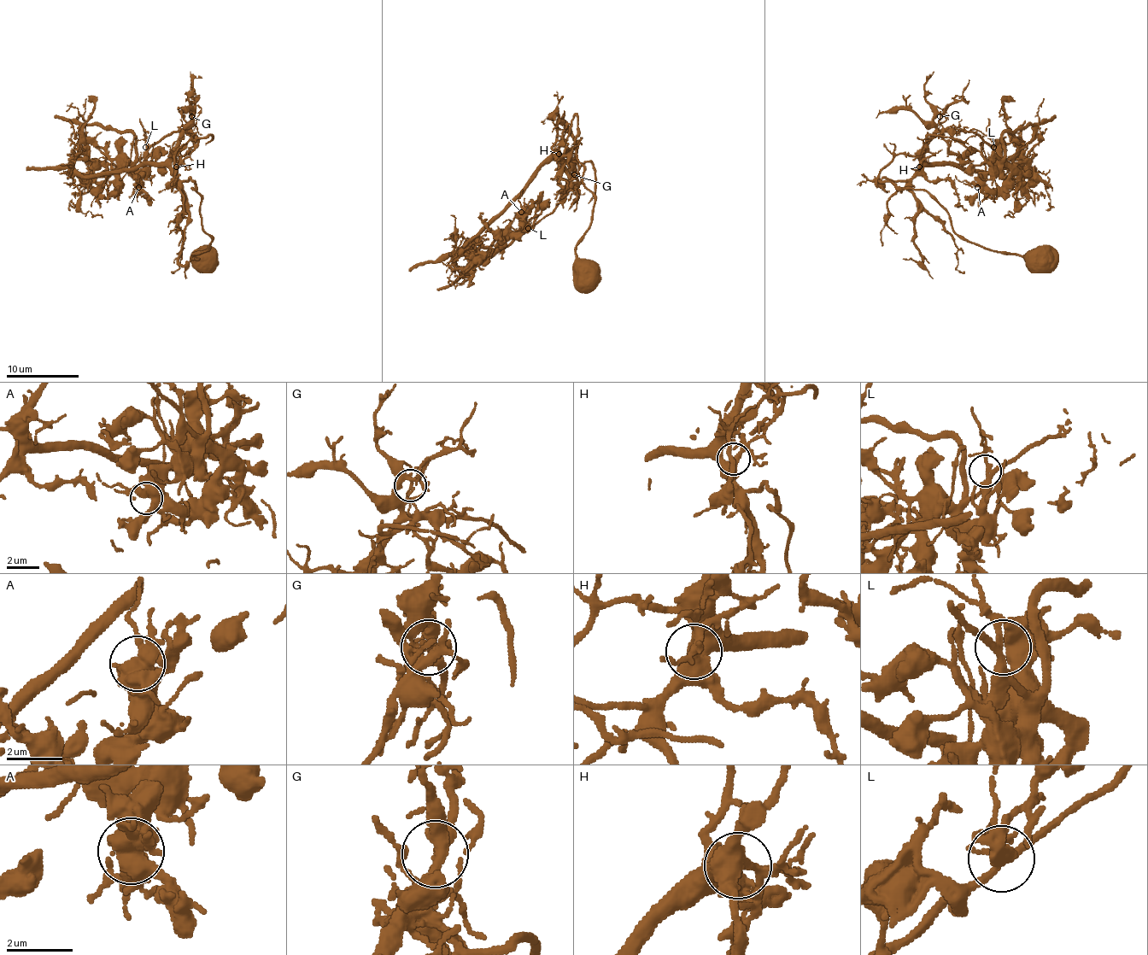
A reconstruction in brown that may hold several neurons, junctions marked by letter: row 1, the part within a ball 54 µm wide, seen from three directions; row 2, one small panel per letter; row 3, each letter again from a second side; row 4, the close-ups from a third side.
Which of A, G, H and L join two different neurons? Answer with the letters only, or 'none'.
G

